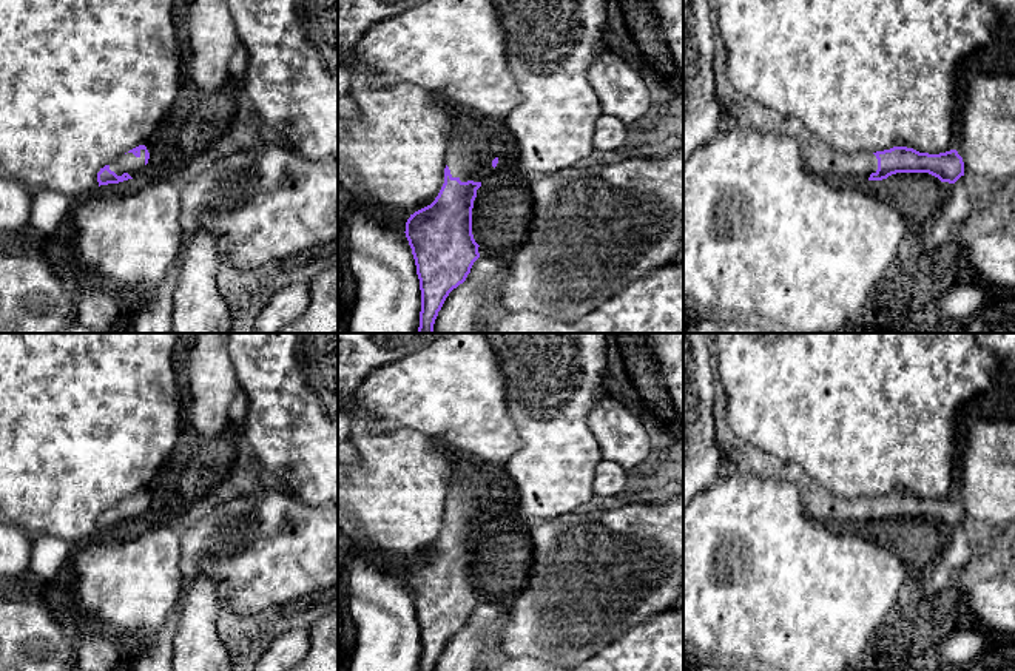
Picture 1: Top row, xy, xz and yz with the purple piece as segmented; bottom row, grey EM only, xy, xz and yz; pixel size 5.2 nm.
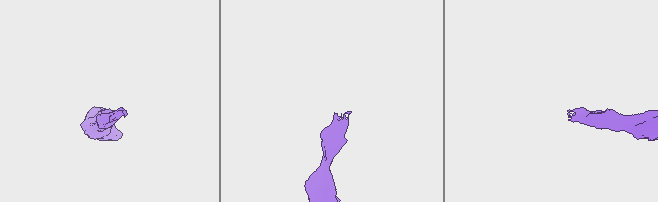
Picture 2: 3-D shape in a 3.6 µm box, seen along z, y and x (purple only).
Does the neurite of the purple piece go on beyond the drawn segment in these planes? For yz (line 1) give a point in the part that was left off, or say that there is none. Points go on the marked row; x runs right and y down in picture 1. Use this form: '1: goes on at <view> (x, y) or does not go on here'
1: goes on at yz (819, 158)

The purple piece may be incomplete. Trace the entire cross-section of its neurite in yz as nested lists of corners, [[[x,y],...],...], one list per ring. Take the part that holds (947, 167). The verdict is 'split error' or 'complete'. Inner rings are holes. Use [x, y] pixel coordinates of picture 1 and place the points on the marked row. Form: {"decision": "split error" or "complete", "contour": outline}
{"decision": "split error", "contour": [[[747,99],[736,110],[722,102],[720,128],[733,125],[762,133],[788,136],[796,140],[808,170],[831,180],[882,180],[896,173],[929,173],[941,182],[955,184],[964,176],[964,162],[956,150],[939,154],[893,147],[876,153],[848,154],[831,150],[798,119],[785,117]]]}

